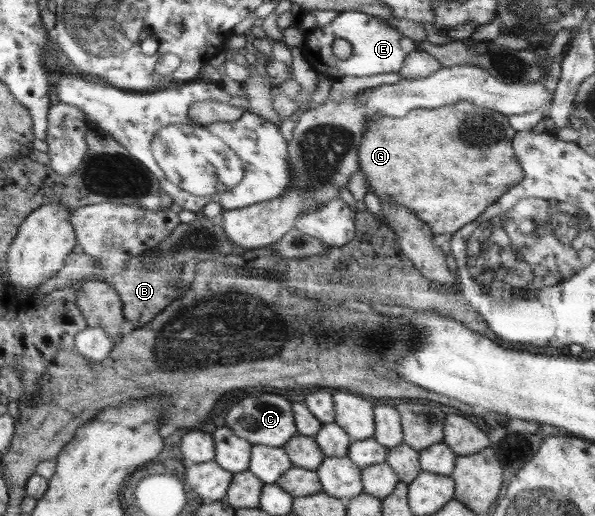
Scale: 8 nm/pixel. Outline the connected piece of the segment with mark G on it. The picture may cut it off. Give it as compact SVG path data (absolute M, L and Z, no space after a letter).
M467 100L439 108L415 108L405 116L382 116L374 120L362 133L357 150L358 164L367 178L368 191L379 196L381 202L391 200L411 208L419 220L431 224L434 235L453 234L475 220L503 192L517 187L524 177L522 166L511 148L516 132L509 124L508 115L475 106Z

